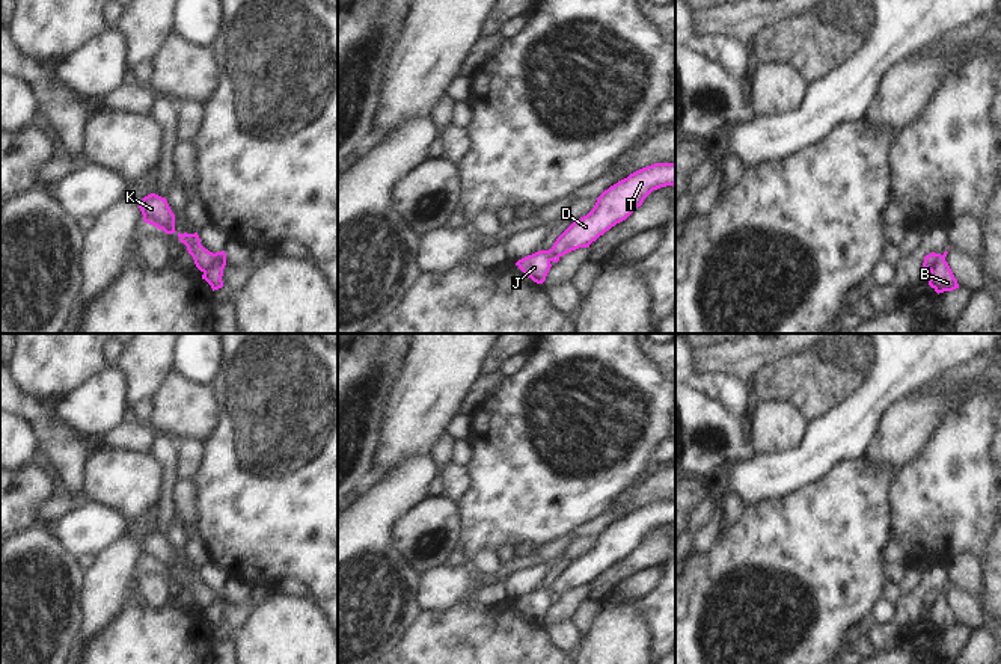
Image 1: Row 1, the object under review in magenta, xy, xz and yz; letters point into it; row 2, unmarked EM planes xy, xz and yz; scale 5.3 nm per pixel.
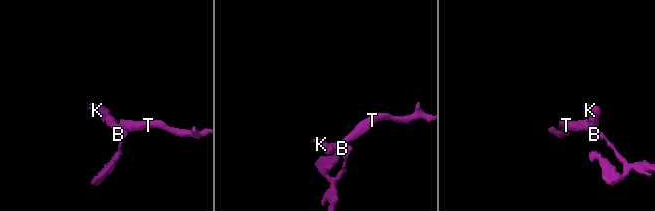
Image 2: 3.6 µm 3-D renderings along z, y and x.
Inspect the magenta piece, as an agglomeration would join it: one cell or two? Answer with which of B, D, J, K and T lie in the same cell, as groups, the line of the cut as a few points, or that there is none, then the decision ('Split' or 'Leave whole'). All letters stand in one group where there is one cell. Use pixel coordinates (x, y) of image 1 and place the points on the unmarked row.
Groups: B / D J K T. Split along xy (225, 602), (214, 601), (202, 608). Split

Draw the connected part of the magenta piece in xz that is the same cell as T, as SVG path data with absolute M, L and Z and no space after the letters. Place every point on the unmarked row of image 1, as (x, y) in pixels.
M654 501L642 506L605 528L594 546L573 560L549 589L538 589L516 601L534 620L543 622L553 593L564 595L579 586L589 586L600 573L626 558L644 537L660 525L675 522L675 501Z

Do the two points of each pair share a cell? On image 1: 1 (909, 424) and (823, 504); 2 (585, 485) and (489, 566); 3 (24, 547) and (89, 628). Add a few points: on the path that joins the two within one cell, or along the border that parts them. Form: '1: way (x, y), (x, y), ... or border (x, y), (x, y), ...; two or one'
1: border (864, 458), (872, 464), (890, 465), (896, 471); two
2: border (495, 551), (480, 551), (468, 563); two
3: border (82, 583), (82, 631), (71, 648); two

